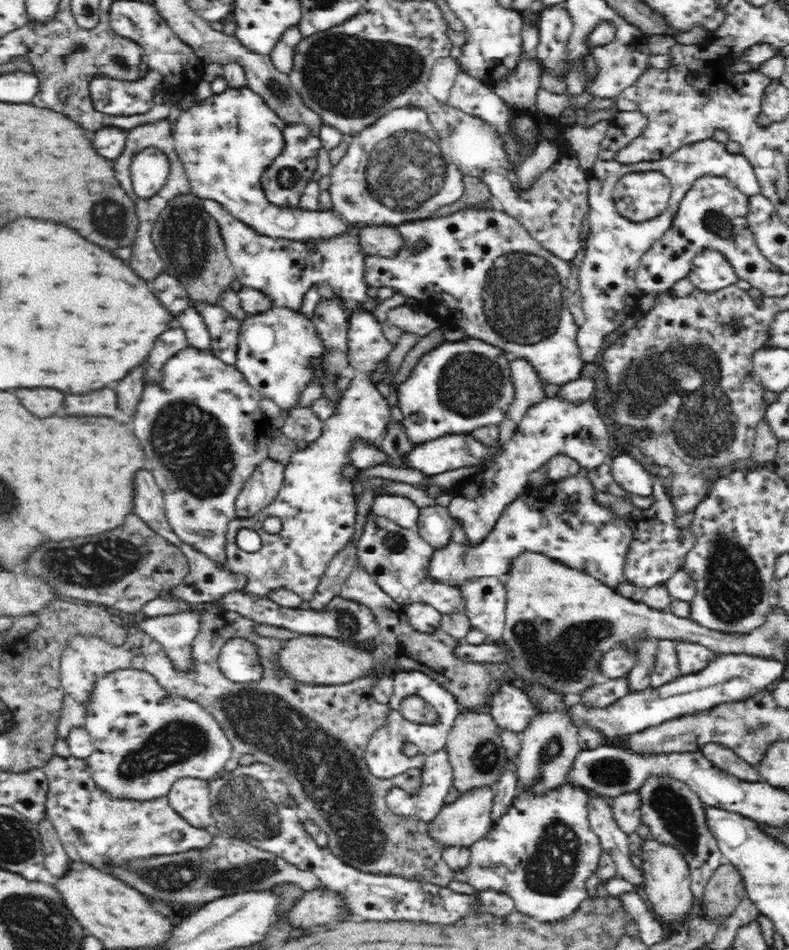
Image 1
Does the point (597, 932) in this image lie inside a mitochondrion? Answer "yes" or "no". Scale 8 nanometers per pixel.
no

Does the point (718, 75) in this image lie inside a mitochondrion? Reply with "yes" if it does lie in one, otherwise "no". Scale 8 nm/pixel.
no

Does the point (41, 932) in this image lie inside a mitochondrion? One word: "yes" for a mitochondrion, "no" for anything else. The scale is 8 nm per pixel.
yes

